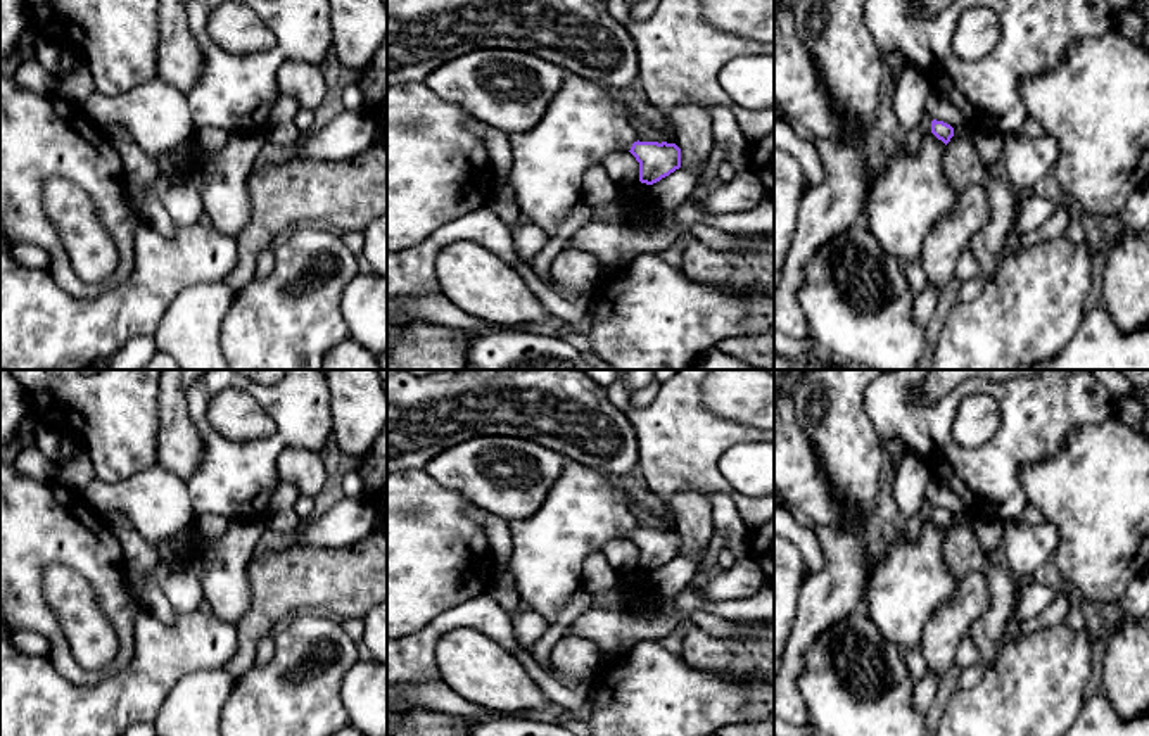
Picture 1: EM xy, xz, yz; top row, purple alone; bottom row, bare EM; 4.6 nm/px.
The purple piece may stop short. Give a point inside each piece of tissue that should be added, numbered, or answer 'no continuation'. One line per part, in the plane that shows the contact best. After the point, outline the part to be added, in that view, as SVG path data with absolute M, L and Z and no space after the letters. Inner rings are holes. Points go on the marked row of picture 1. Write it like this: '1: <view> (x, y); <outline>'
no continuation

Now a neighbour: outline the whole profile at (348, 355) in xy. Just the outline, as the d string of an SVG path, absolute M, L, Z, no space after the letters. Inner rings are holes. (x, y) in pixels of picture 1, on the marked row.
M347 335L327 352L323 370L378 370L378 365L375 354Z

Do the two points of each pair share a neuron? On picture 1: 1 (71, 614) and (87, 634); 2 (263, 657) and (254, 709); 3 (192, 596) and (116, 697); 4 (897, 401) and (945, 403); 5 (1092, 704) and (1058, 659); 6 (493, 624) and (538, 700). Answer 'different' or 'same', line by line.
1: same
2: different
3: different
4: same
5: different
6: different

